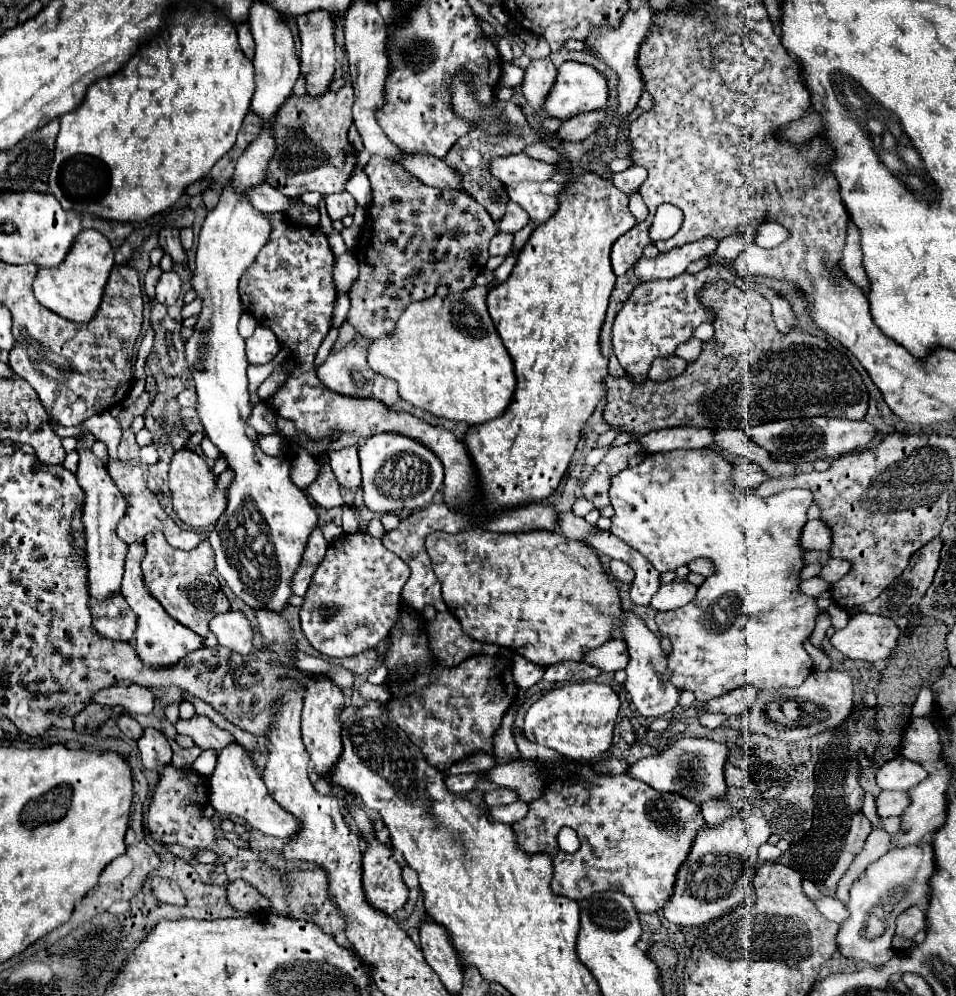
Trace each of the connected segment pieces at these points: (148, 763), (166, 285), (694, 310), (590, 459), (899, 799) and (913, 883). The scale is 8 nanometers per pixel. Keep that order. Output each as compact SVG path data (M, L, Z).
M154 727L144 729L142 737L138 739L138 749L140 749L142 765L146 769L164 767L172 759L172 749L166 735Z
M164 271L158 281L158 303L174 305L182 293L182 281L176 271Z
M710 263L700 273L680 273L672 279L654 279L640 283L628 301L622 305L622 309L616 315L614 327L612 327L612 349L618 357L622 369L630 377L632 383L642 385L648 379L648 371L654 359L658 357L672 357L676 347L692 339L692 331L704 323L713 320L713 314L696 299L696 291L714 279L726 279L727 282L737 283L737 277L732 269Z
M606 445L606 447L596 447L592 449L588 455L586 455L586 465L598 465L602 461L602 457L606 457L606 451L610 451L612 445Z
M882 791L876 799L878 815L890 817L890 815L902 815L906 805L910 805L910 797L906 797L908 791Z
M922 841L922 845L904 845L890 849L884 857L870 863L866 871L852 883L848 911L850 917L842 923L836 943L840 953L854 963L868 963L872 967L882 967L894 957L892 935L896 919L910 905L918 905L920 899L930 899L930 877L938 869L934 857L934 845Z

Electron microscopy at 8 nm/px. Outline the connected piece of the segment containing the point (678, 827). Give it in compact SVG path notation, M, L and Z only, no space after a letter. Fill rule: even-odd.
M562 761L560 765L546 765L544 769L548 773L550 785L546 787L542 799L530 803L528 815L516 821L512 829L516 833L516 841L524 851L544 851L552 855L554 893L570 897L574 901L582 901L598 891L622 891L632 899L638 913L658 913L670 899L670 893L674 893L674 877L678 875L682 861L686 861L698 829L706 827L700 805L676 793L660 793L650 785L632 779L628 773L616 777L598 775L590 769L588 763ZM562 825L568 825L578 833L580 849L574 855L562 853L558 849L556 837Z

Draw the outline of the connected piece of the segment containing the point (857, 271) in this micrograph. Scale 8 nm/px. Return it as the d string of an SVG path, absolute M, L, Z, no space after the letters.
M848 219L846 229L846 247L840 257L840 271L848 281L858 285L864 293L870 291L870 279L866 277L866 269L862 269L862 251L860 251L860 233L858 227Z

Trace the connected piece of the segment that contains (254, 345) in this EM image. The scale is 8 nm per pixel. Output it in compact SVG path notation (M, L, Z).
M258 325L254 335L250 339L246 339L246 355L248 355L248 363L252 363L252 365L272 363L280 349L282 347L280 347L278 337L262 325Z

